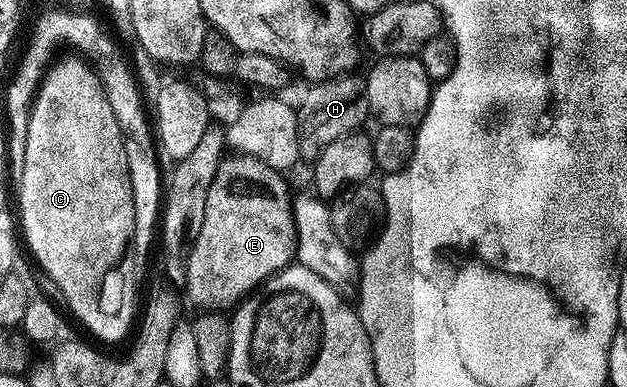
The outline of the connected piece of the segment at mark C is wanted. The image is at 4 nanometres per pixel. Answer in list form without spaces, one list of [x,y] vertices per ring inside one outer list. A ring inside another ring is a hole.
[[[69,53],[64,63],[53,62],[47,68],[46,77],[41,78],[38,86],[38,94],[33,98],[31,106],[31,119],[28,122],[28,132],[25,137],[25,151],[22,170],[24,170],[24,223],[22,219],[22,239],[32,246],[32,255],[40,262],[40,267],[48,271],[52,279],[56,279],[56,287],[62,293],[65,304],[71,299],[76,299],[76,310],[71,313],[84,315],[85,328],[93,331],[100,339],[108,343],[116,343],[120,335],[128,331],[127,318],[121,317],[122,312],[116,308],[116,299],[100,299],[100,275],[108,275],[108,267],[116,267],[116,251],[124,251],[129,246],[134,233],[134,193],[130,189],[130,177],[126,165],[126,149],[124,148],[124,130],[118,125],[118,117],[110,109],[110,101],[104,96],[104,86],[96,76],[96,68],[87,58],[76,53]]]

